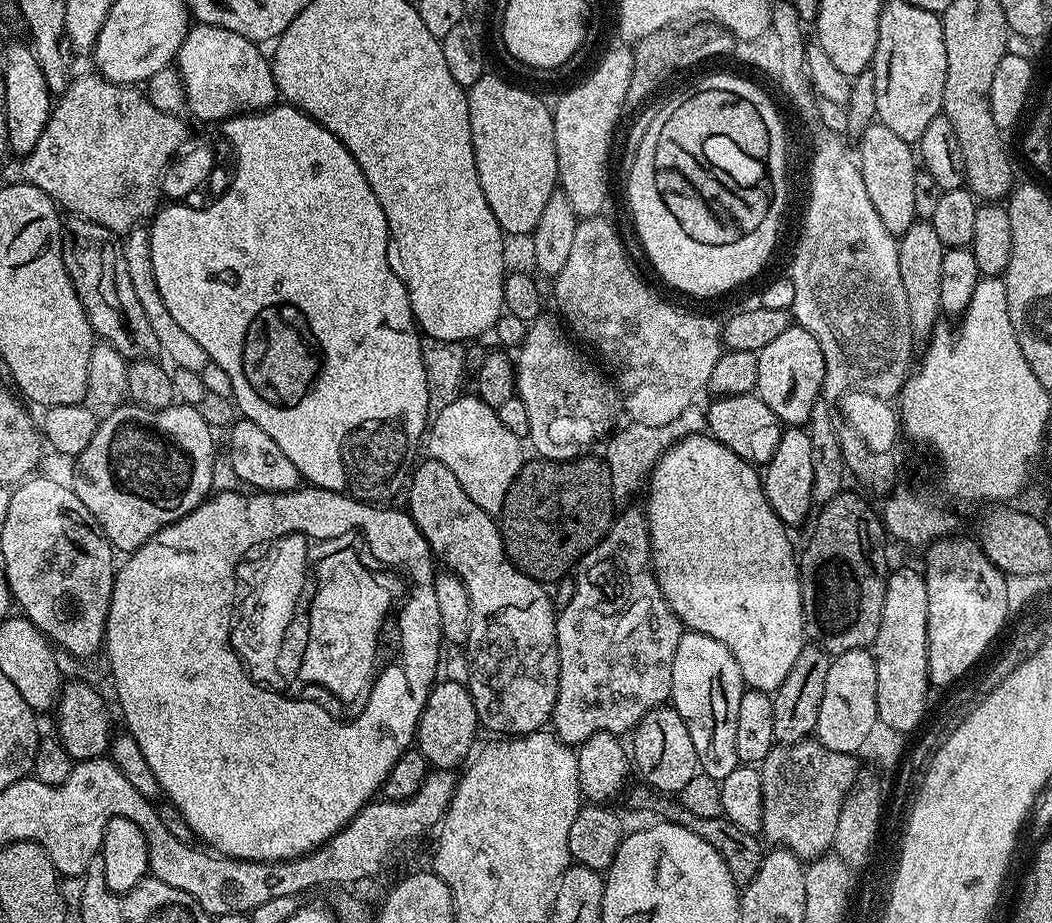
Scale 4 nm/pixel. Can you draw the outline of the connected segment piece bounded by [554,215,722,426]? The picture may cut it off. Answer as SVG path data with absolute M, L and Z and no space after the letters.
M598 215L579 221L566 266L554 277L558 312L574 336L576 331L575 339L588 339L597 354L616 371L614 380L622 397L623 411L628 411L627 419L642 426L666 426L666 422L674 422L682 410L697 403L696 395L707 389L710 374L722 353L722 324L712 316L675 308L658 293L651 292L647 282L636 273L615 226L604 219Z

